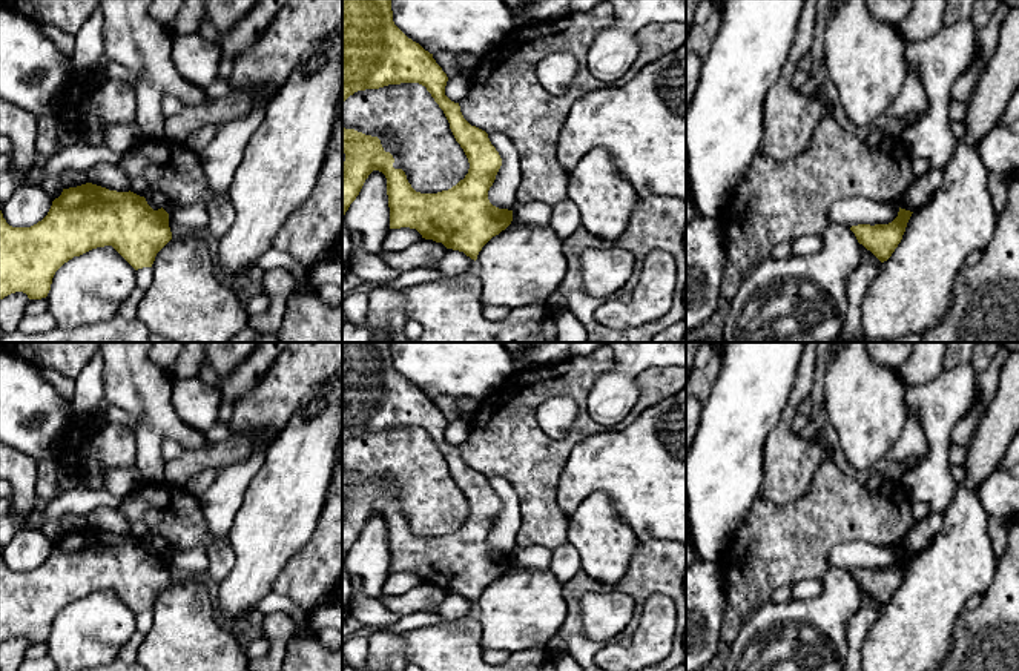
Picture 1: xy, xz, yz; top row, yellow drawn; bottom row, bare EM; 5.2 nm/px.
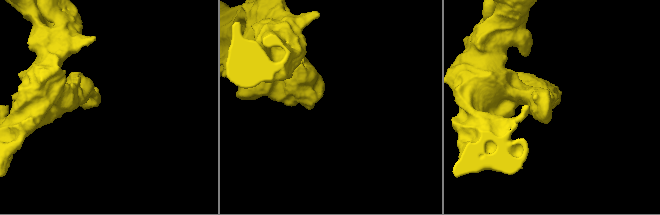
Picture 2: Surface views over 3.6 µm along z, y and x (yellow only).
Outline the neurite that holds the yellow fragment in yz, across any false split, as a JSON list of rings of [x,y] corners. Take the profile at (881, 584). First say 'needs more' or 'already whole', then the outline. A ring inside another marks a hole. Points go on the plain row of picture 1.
already whole; [[[899,551],[898,560],[889,568],[858,568],[852,570],[850,574],[859,588],[884,607],[901,587],[912,557],[913,556]]]

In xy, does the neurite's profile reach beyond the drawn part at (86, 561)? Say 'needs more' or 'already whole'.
already whole

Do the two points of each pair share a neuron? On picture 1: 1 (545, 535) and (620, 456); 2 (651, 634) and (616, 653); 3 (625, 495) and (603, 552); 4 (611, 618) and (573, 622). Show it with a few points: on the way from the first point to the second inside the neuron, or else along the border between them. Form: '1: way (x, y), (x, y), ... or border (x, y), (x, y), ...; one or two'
1: border (559, 476), (556, 499), (568, 516); two
2: way (642, 644), (633, 653), (625, 653); one
3: border (583, 499), (603, 493), (640, 539); two
4: border (597, 590), (583, 594), (580, 601), (580, 622); two

